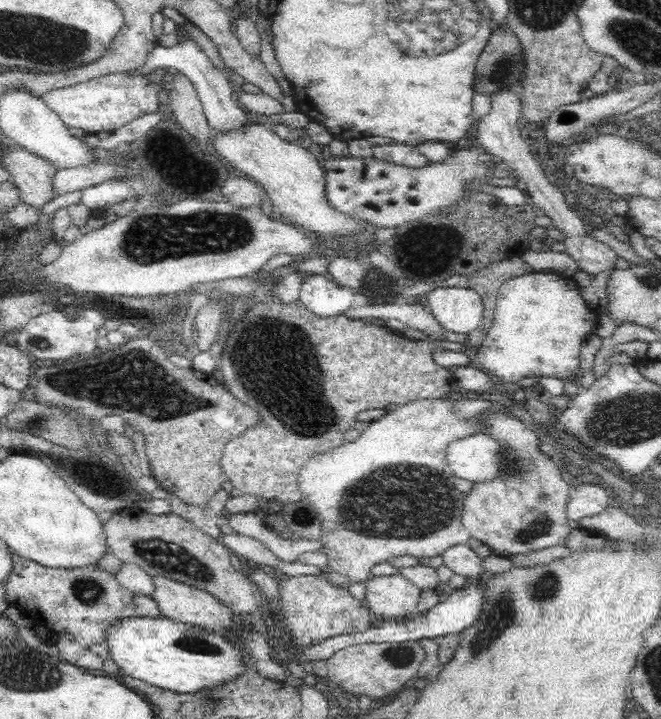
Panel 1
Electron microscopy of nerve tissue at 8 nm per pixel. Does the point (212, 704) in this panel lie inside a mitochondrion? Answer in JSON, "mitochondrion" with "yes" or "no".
{"mitochondrion":"yes"}

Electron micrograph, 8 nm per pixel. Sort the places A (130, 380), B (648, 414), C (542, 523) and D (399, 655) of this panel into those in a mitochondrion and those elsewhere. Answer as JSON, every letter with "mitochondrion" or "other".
{"A":"mitochondrion","B":"mitochondrion","C":"mitochondrion","D":"mitochondrion"}

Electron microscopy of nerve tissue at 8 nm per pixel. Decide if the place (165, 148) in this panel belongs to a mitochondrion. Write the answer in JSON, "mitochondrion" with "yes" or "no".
{"mitochondrion":"no"}

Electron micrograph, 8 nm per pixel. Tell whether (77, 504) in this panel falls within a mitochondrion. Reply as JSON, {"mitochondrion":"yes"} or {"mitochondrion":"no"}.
{"mitochondrion":"no"}

